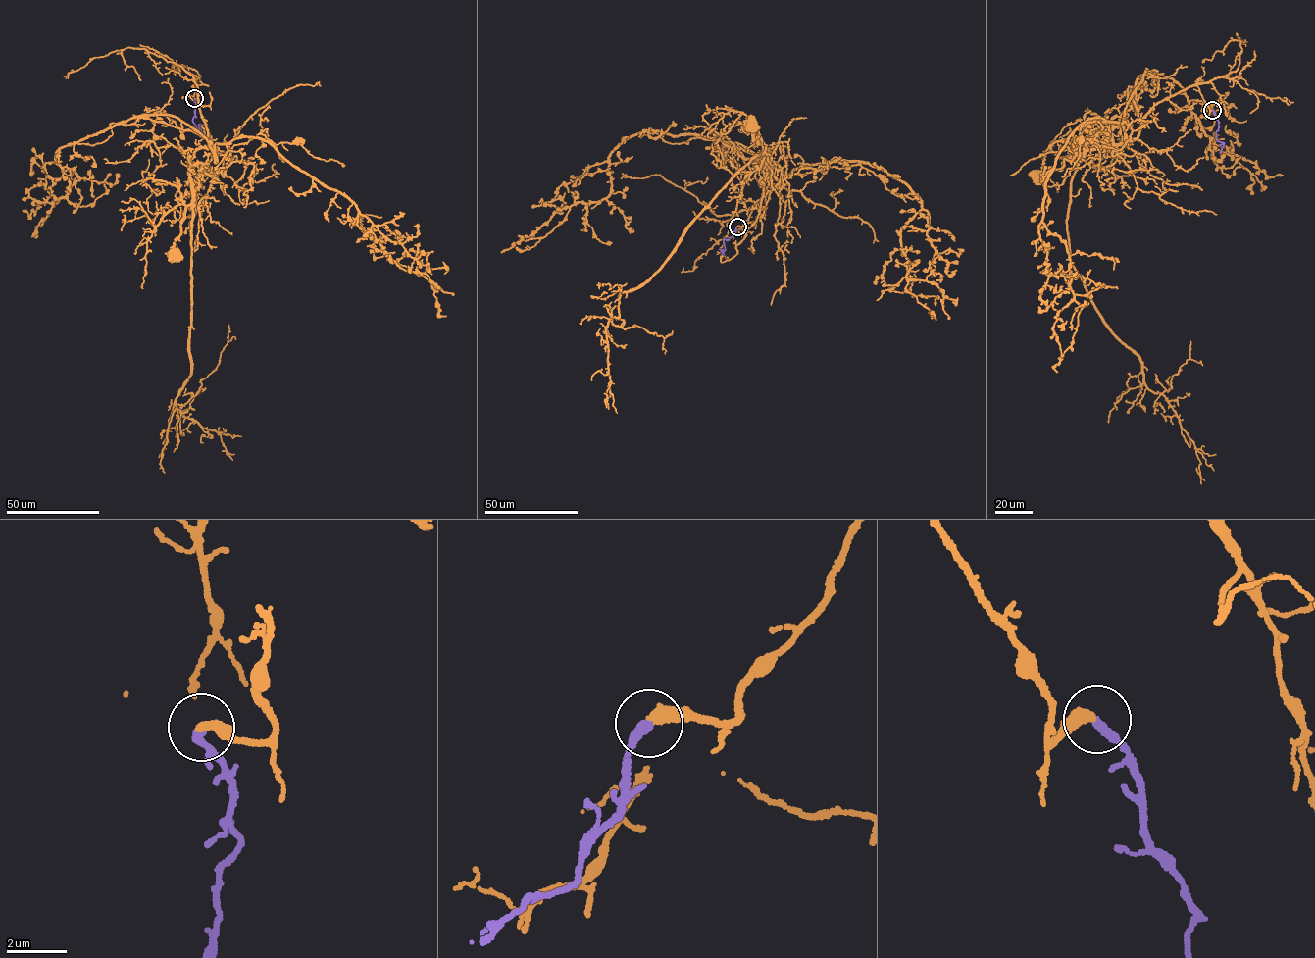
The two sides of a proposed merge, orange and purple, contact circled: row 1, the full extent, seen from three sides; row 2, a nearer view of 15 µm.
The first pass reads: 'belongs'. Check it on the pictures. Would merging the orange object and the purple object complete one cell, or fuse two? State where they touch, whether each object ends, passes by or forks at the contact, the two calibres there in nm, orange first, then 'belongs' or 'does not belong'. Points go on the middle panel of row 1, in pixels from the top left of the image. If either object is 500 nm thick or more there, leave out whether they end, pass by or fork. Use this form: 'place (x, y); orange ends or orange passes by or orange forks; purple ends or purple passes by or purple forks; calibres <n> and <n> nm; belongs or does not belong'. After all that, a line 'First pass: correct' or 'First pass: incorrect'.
place (737, 226); orange ends; purple ends; calibres 360 and 320 nm; belongs
First pass: correct

